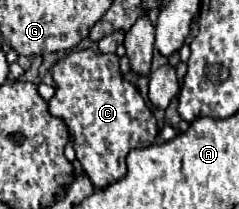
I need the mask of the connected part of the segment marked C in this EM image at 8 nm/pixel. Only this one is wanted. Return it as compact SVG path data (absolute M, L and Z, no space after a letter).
M80 50L66 58L62 58L54 68L52 76L56 80L56 94L48 102L50 112L58 118L62 118L68 126L70 136L74 138L76 158L82 162L82 168L86 170L88 178L96 188L106 188L108 184L114 184L116 180L122 180L126 176L126 154L134 148L146 148L152 146L158 136L156 120L146 106L144 98L136 90L134 84L126 82L118 68L118 56L116 54L100 54L92 50Z

